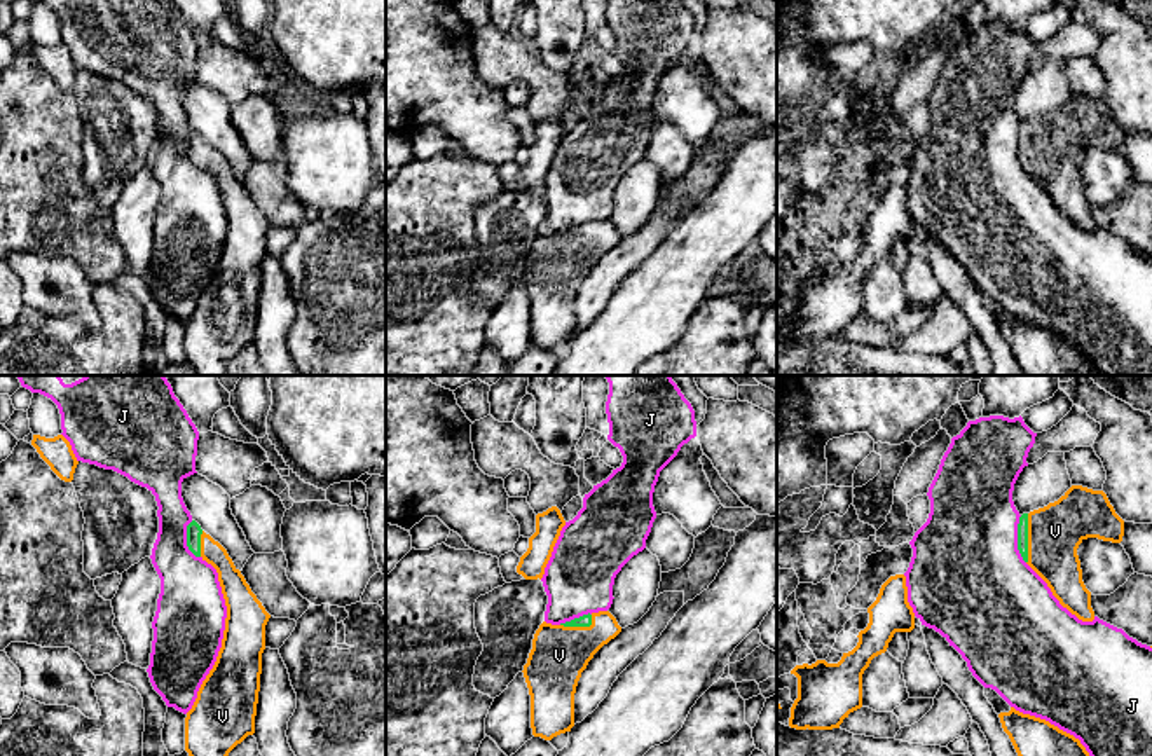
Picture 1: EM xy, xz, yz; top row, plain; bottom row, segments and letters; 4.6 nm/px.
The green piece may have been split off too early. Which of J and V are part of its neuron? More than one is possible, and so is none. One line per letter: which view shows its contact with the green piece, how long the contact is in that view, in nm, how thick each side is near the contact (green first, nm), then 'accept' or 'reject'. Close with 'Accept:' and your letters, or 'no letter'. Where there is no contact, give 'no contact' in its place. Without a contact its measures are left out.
J: meets green in yz; contact 220 nm long; 50 nm thick on the green side, 480 nm on the other; reject
V: meets green in yz; contact 240 nm long; 50 nm thick on the green side, 260 nm on the other; accept
Accept: V

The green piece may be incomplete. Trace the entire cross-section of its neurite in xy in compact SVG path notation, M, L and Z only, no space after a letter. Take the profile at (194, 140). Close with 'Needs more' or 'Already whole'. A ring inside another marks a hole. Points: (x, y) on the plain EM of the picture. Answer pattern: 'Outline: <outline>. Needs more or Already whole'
Outline: M192 129L187 155L211 173L227 215L216 271L185 326L185 360L197 375L227 375L229 361L255 342L265 234L271 223L227 159Z. Needs more

